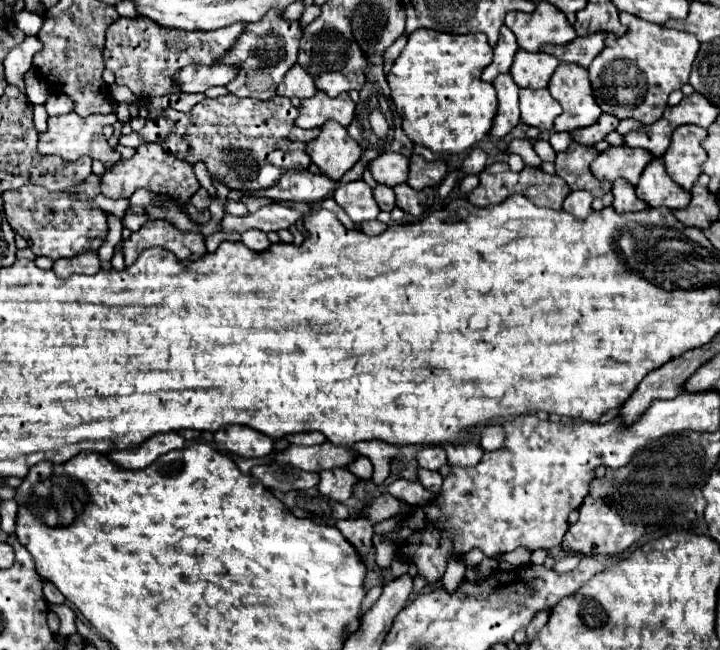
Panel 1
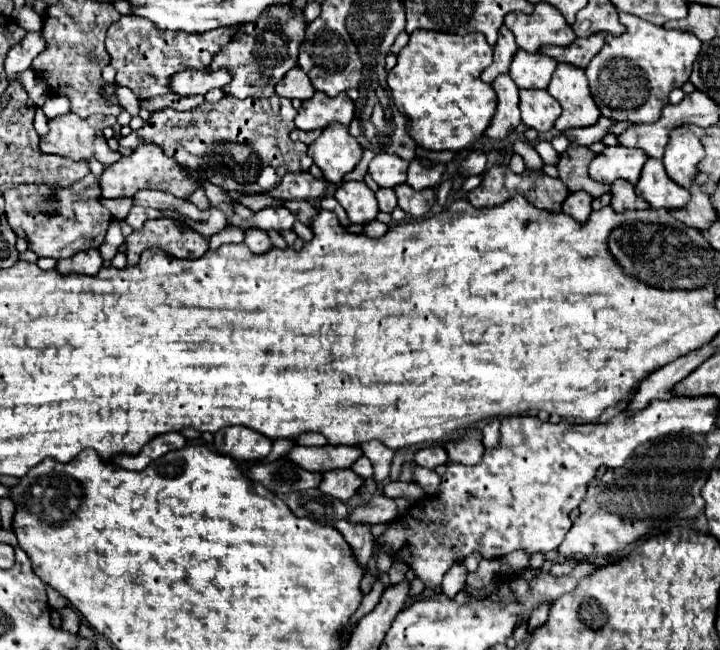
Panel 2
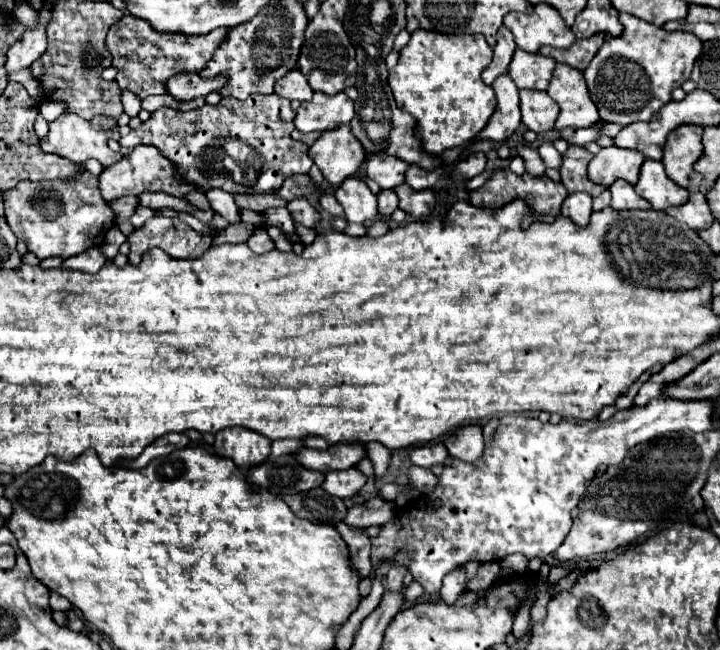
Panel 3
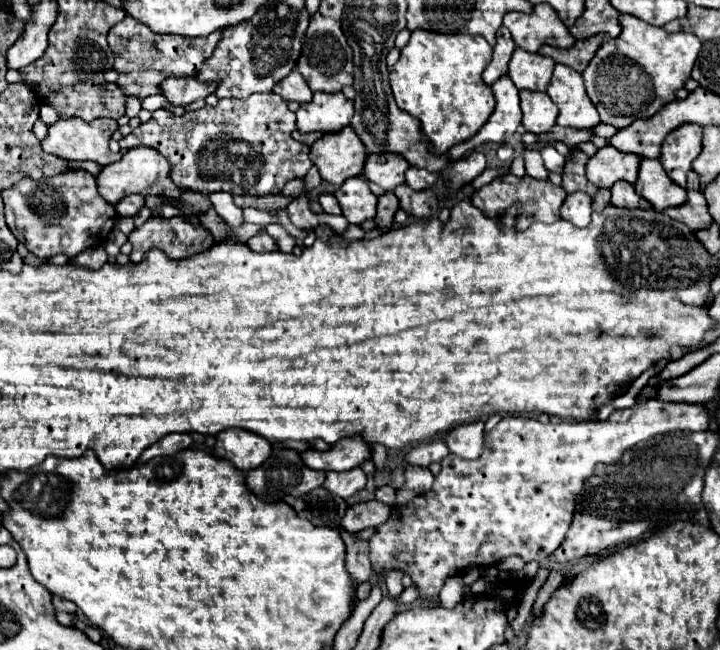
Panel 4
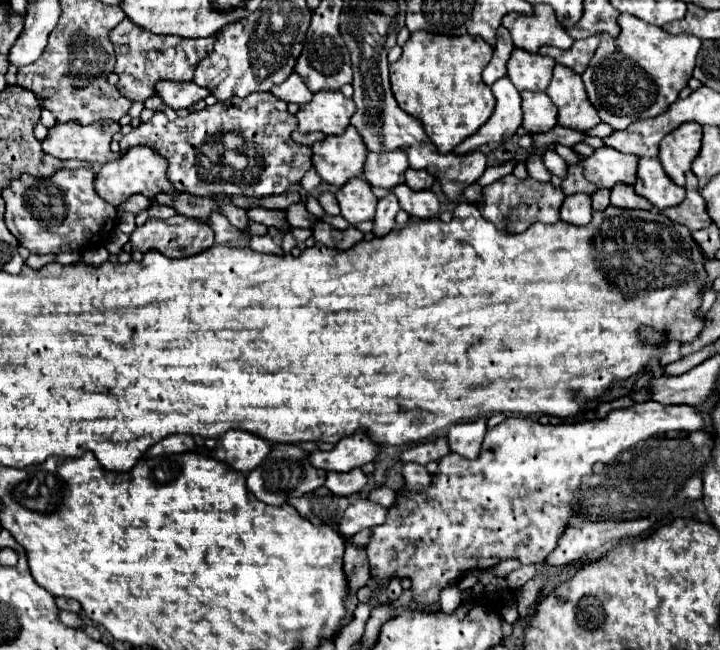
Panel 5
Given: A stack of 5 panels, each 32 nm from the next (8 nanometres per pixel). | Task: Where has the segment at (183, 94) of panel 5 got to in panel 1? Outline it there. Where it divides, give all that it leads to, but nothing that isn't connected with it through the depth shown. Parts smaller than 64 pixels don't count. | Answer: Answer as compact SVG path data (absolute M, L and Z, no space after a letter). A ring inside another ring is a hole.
M200 66L200 68L182 68L176 72L174 82L180 92L194 94L206 92L212 86L226 86L236 76L236 68L220 68L220 66Z

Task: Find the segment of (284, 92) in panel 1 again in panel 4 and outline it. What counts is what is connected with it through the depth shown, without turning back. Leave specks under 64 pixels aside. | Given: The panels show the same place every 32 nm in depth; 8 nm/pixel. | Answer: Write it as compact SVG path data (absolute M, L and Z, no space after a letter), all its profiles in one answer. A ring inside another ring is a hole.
M292 70L286 76L286 80L282 80L280 84L276 84L272 88L272 92L278 94L280 98L288 100L288 102L300 102L300 104L304 104L304 102L312 100L312 90L308 88L306 80L296 70Z

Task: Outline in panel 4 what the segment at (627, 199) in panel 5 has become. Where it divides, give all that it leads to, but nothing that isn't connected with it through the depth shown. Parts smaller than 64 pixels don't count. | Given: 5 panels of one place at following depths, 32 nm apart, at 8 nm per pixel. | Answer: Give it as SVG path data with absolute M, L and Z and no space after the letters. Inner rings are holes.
M616 182L612 186L612 204L618 208L652 208L648 200L638 196L636 190L624 182Z

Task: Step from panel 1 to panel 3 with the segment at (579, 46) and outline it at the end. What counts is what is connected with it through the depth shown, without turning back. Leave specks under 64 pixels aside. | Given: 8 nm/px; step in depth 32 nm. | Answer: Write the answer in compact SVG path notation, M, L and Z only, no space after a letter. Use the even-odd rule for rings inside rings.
M590 36L590 38L584 38L584 40L576 40L572 44L572 48L566 48L566 50L544 46L544 48L540 48L540 54L550 56L556 62L568 64L576 70L584 70L588 66L588 62L592 60L592 56L596 56L596 52L600 50L602 42L604 42L604 36Z

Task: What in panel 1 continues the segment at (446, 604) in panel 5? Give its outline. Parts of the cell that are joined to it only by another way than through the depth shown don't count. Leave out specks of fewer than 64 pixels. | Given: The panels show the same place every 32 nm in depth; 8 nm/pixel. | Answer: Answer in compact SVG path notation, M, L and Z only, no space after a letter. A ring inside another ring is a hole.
M452 560L452 564L448 564L446 574L442 578L442 586L446 592L456 592L458 586L464 582L464 574L466 574L466 566L462 560Z

